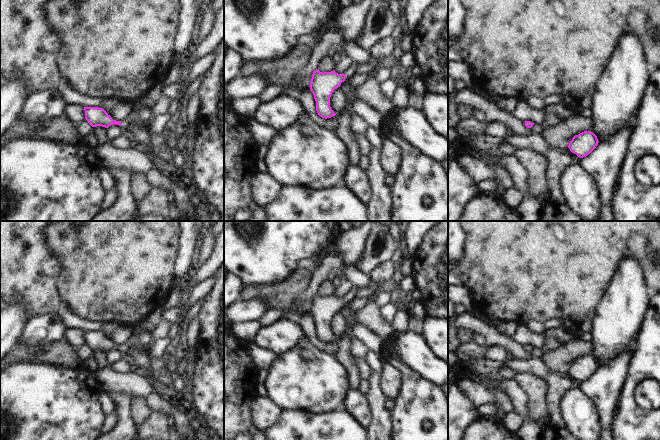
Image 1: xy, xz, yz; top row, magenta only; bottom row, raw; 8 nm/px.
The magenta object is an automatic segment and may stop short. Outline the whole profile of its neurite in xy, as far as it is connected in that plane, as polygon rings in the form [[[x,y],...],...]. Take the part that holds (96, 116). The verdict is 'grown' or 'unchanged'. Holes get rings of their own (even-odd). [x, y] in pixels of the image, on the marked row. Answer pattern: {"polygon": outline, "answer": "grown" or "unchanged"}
{"polygon": [[[84,107],[84,111],[85,111],[85,119],[92,127],[102,126],[108,128],[109,126],[116,124],[123,129],[131,122],[131,119],[134,116],[136,116],[136,112],[133,108],[129,113],[129,115],[122,121],[113,120],[111,116],[103,108]]], "answer": "grown"}

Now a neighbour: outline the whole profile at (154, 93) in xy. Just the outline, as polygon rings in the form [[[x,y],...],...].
[[[157,83],[148,90],[146,96],[156,102],[161,97],[161,92],[163,88],[164,88],[163,83]]]

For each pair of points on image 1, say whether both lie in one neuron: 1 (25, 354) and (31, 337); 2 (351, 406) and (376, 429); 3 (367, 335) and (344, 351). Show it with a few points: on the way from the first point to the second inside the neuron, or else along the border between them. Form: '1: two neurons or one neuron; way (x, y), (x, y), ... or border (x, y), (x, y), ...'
1: two neurons; border (51, 341), (37, 345), (18, 344)
2: two neurons; border (367, 400), (370, 423), (366, 428)
3: two neurons; border (347, 325), (353, 336)

